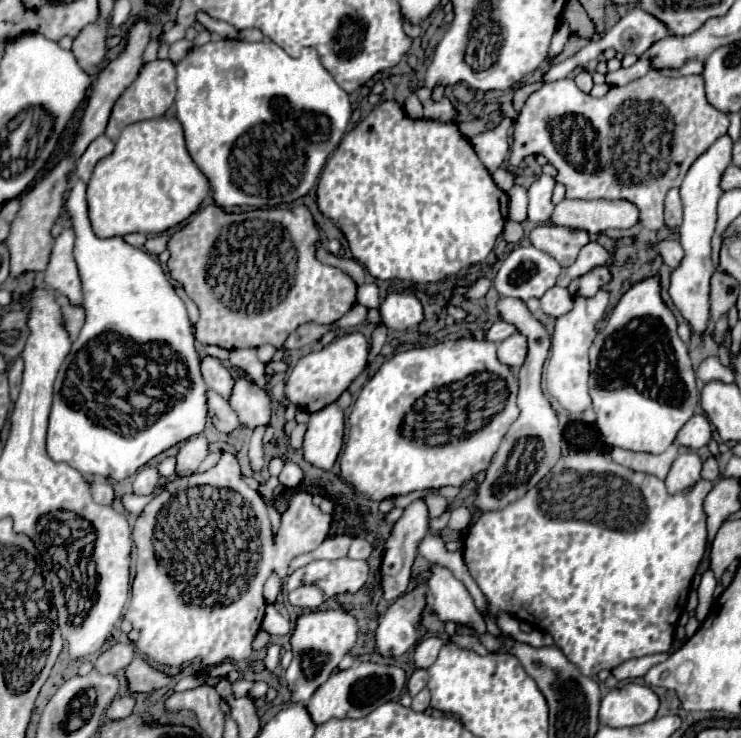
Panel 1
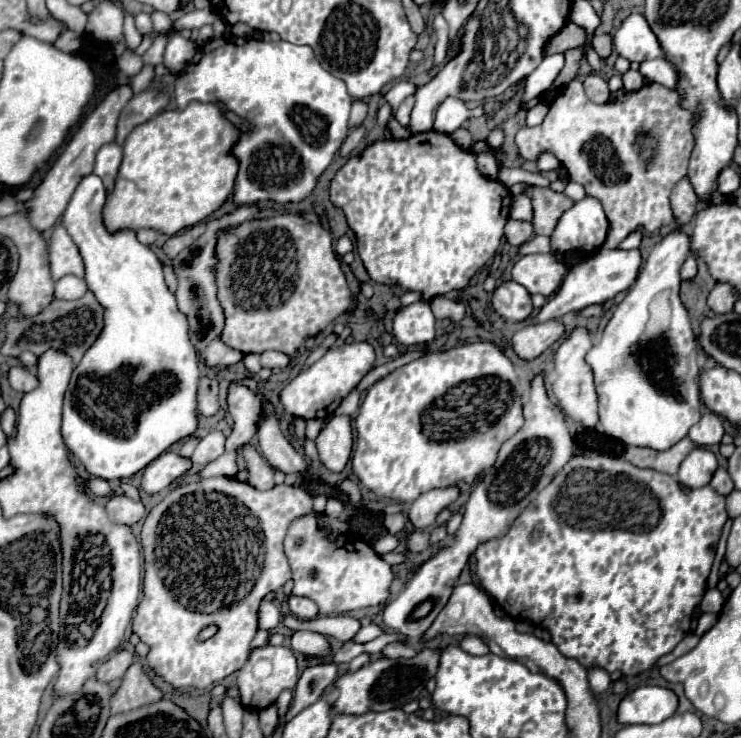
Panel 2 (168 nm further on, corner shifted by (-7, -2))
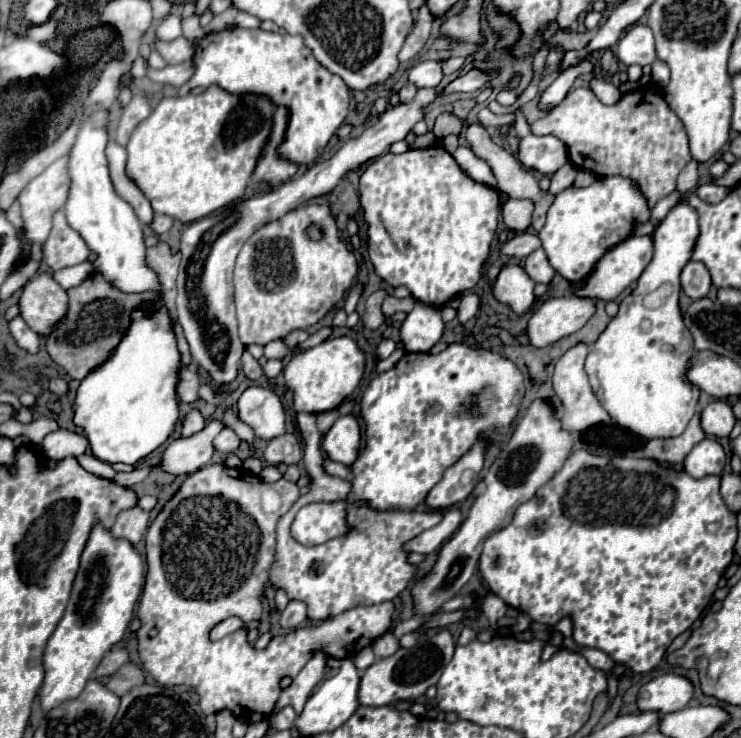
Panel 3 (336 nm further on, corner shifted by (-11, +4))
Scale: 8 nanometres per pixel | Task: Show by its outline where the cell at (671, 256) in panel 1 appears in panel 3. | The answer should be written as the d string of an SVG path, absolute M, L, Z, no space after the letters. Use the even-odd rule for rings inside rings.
M689 262L681 272L681 288L693 300L705 298L711 288L711 276L707 268L701 262Z

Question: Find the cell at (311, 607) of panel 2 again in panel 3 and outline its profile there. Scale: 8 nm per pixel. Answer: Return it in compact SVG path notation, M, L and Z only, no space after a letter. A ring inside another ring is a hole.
M291 600L289 606L281 612L281 618L279 618L279 626L281 628L297 628L301 626L303 622L307 620L307 606L303 606L303 602L295 602Z

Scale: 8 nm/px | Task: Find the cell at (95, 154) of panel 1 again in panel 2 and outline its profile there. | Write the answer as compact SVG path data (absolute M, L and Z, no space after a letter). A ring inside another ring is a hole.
M115 142L105 144L97 152L97 160L95 160L95 170L93 172L103 180L103 186L107 190L113 188L113 182L115 182L115 176L117 176L119 164L121 164L121 158L123 158L123 150Z

